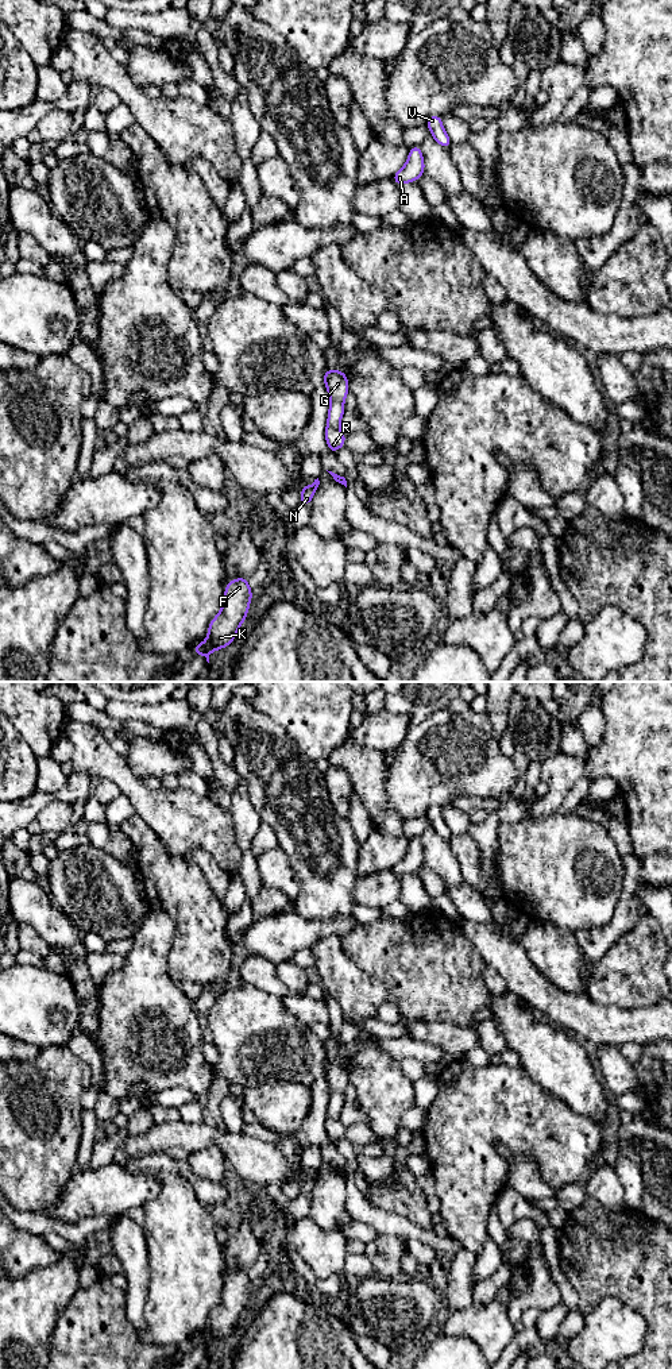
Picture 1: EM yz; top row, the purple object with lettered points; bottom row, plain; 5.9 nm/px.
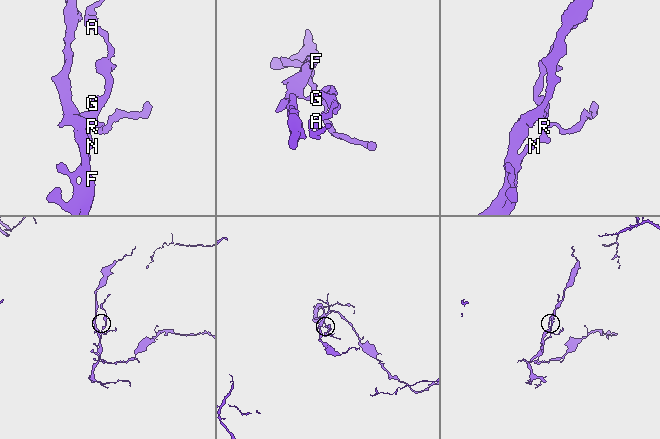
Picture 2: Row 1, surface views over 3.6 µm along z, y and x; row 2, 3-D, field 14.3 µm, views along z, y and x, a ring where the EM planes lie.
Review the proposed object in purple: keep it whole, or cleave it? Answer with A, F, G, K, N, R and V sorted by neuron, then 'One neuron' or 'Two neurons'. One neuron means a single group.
Groups: A G N R V / F K. Two neurons

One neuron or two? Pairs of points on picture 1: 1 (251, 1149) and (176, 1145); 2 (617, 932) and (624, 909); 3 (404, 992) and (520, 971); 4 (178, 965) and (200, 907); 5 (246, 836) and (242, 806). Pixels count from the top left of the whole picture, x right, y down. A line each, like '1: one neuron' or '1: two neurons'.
1: one neuron
2: one neuron
3: two neurons
4: one neuron
5: one neuron

